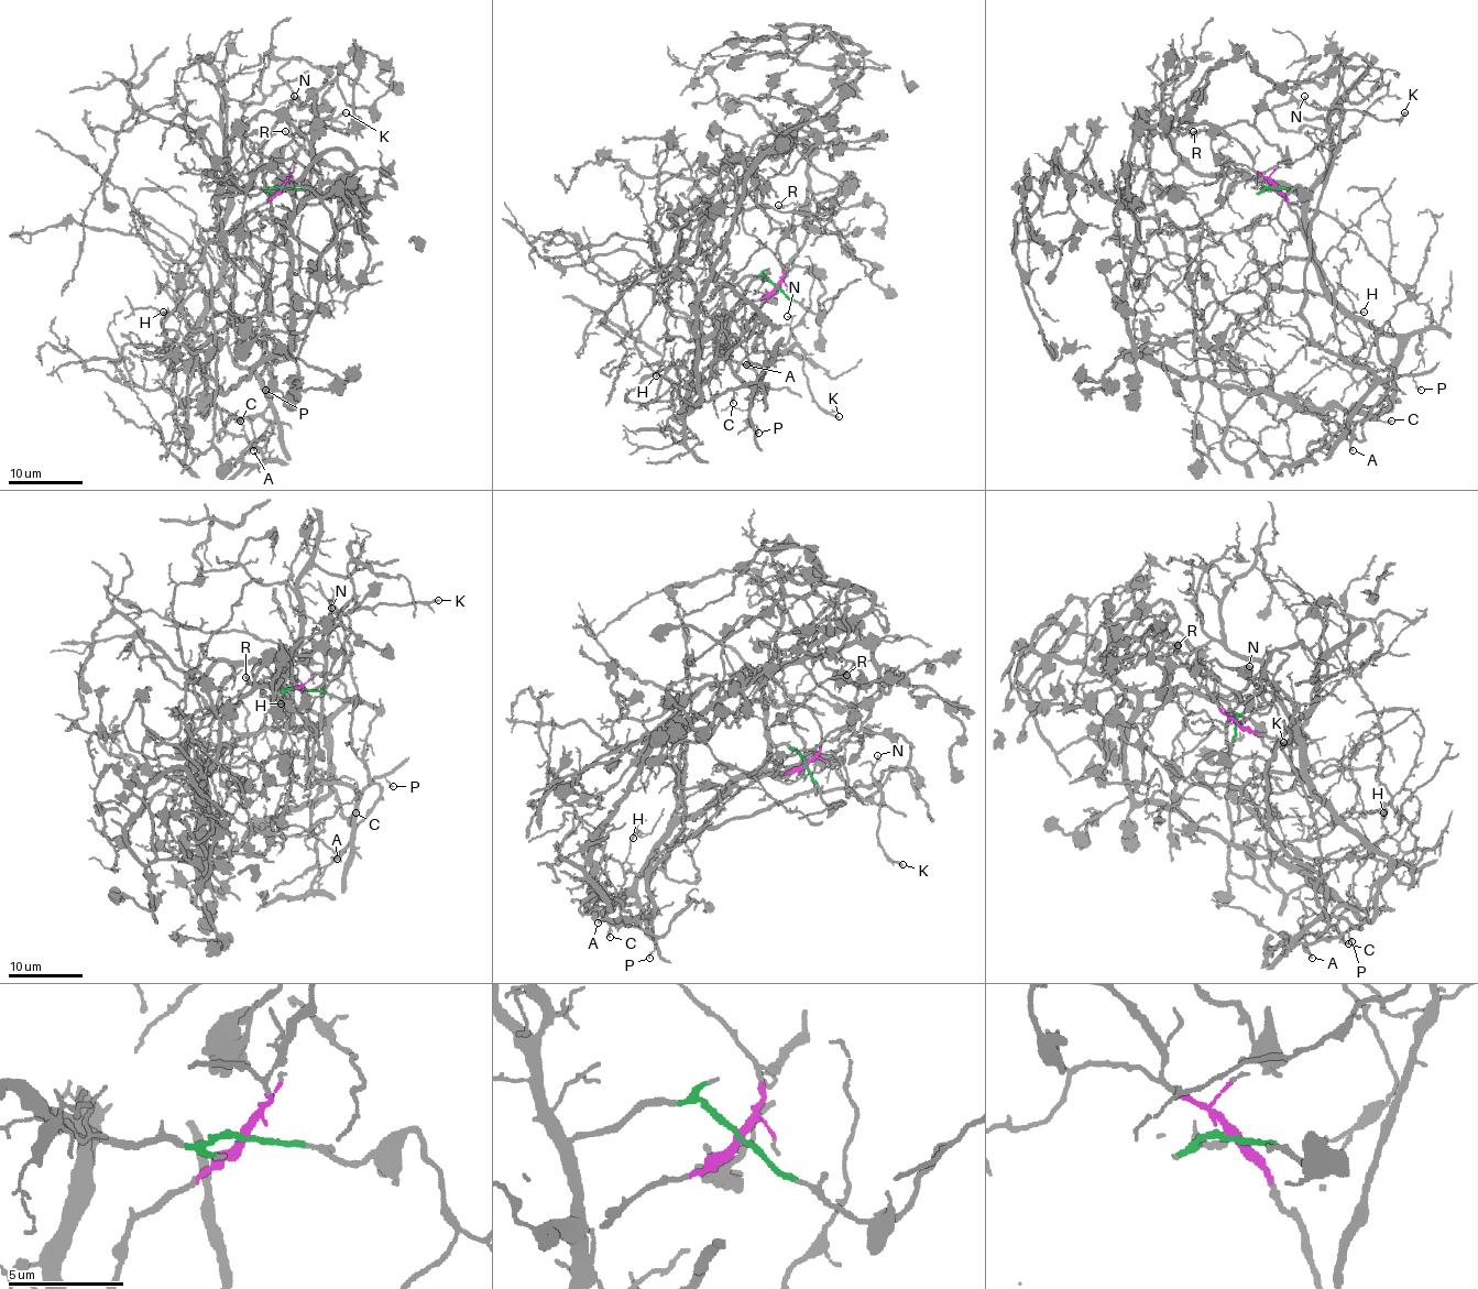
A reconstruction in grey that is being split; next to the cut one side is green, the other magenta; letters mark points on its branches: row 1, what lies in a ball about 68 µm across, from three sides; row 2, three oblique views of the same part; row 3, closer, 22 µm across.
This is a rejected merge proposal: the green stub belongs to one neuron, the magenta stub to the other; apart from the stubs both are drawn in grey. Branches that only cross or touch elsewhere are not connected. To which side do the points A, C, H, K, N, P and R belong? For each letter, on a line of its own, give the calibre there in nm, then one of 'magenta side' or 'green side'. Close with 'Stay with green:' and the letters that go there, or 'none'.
A: 200 nm | green side
C: 190 nm | green side
H: 100 nm | green side
K: 220 nm | magenta side
N: 100 nm | magenta side
P: 130 nm | magenta side
R: 150 nm | magenta side
Stay with green: A, C, H

